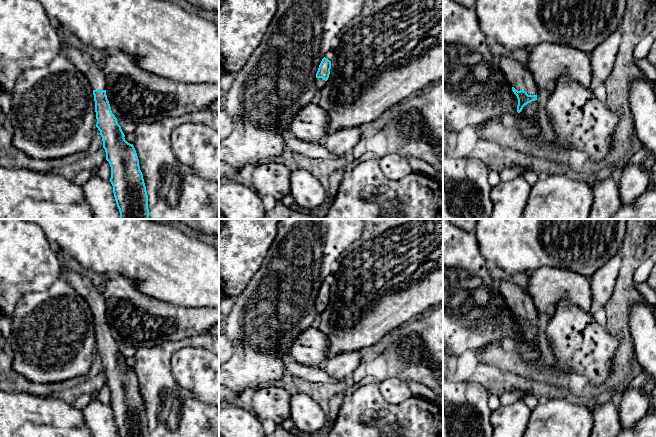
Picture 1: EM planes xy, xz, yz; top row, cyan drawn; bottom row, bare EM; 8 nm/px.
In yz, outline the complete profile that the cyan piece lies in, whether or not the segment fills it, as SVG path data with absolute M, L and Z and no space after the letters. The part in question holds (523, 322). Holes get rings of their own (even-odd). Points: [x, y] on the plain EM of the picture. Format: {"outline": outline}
{"outline": "M510 280L502 281L499 290L517 320L517 336L520 337L525 329L537 324L538 314L535 304L525 289Z"}

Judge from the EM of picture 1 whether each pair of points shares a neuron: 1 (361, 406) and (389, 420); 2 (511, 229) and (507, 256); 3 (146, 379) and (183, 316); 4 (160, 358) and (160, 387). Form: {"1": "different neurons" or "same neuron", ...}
{"1": "same neuron", "2": "same neuron", "3": "different neurons", "4": "same neuron"}

